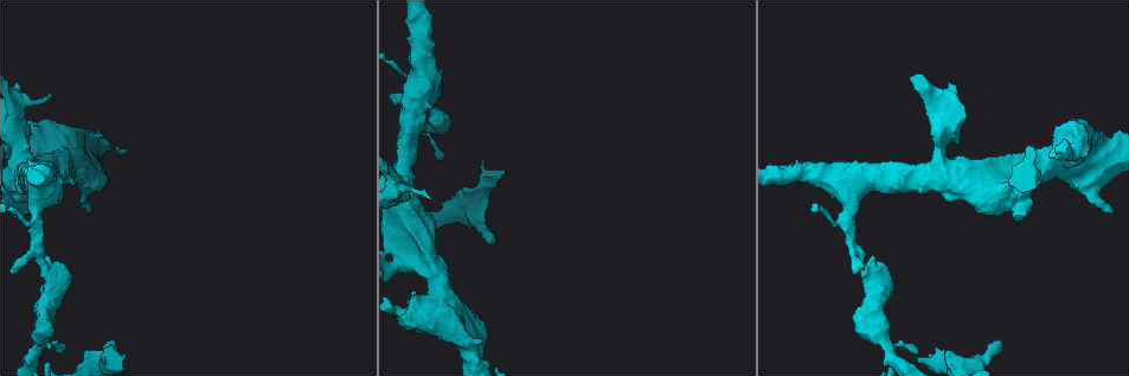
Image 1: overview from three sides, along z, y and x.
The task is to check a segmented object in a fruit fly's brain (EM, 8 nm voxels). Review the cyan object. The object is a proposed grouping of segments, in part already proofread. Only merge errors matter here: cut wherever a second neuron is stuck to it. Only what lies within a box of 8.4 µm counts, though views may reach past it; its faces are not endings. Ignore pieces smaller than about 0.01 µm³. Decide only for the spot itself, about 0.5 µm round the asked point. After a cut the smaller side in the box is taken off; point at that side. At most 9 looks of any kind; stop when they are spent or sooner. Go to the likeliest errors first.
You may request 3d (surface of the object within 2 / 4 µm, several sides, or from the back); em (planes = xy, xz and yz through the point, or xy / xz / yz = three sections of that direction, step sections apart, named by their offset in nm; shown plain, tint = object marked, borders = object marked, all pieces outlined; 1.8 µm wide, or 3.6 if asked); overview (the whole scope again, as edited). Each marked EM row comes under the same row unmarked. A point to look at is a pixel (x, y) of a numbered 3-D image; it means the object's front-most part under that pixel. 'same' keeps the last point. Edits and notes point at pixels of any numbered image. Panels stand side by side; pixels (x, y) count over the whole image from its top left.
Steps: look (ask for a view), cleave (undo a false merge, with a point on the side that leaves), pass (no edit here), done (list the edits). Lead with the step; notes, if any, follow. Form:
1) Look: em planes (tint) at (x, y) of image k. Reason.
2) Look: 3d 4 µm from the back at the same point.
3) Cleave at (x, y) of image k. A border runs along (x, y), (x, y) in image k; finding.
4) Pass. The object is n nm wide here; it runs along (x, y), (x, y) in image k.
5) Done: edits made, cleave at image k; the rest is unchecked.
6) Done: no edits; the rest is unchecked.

Look: em planes (tint) at (487, 232) of image 1. Thick turns thin.

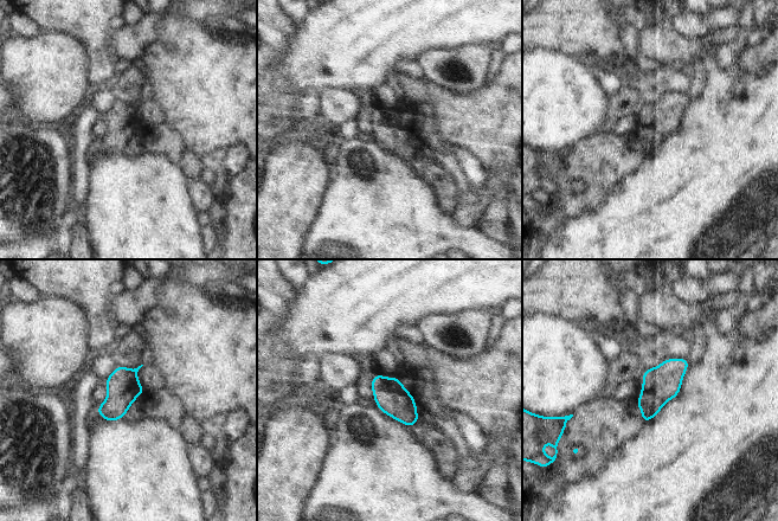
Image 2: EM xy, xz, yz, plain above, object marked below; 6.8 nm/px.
Pass. Continuous, no second neuron.

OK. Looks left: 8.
Look: em 3.6 µm planes (tint) at (20, 159) of image 1. Calibre changes.

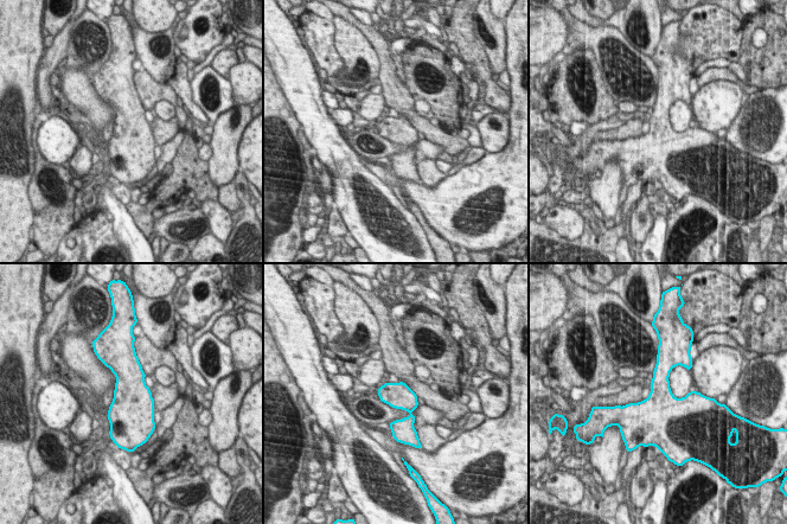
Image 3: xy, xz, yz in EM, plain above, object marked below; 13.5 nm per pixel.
Pass. Continuous, no second neuron.

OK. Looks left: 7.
Look: em 3.6 µm planes (tint) at (1101, 137) of image 1. Abrupt turn.

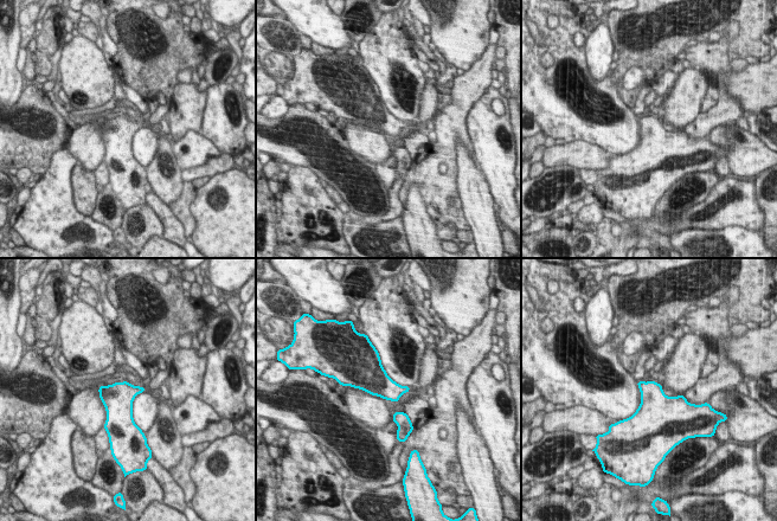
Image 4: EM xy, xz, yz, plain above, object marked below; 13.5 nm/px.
Pass. All the same neuron.

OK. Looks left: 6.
Look: 3d 2 µm from the back at (853, 249) of image 1. Branch point.

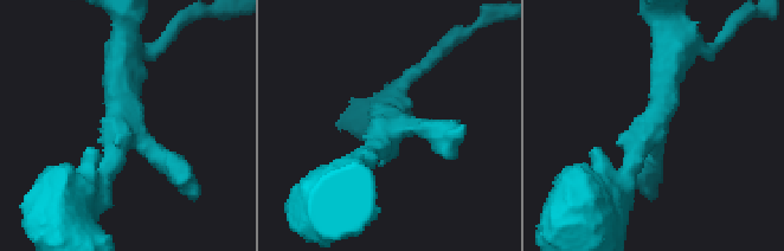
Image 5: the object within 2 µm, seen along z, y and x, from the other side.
Look: em yz step 4 (tint) at (117, 127) of image 5. Shape alone is not enough.

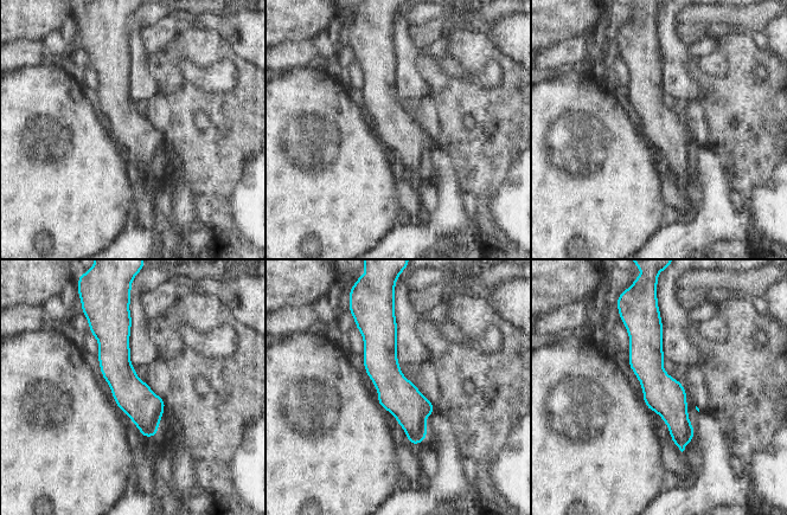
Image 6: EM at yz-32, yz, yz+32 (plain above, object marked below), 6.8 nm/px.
Look: em planes (tint) at the same point.

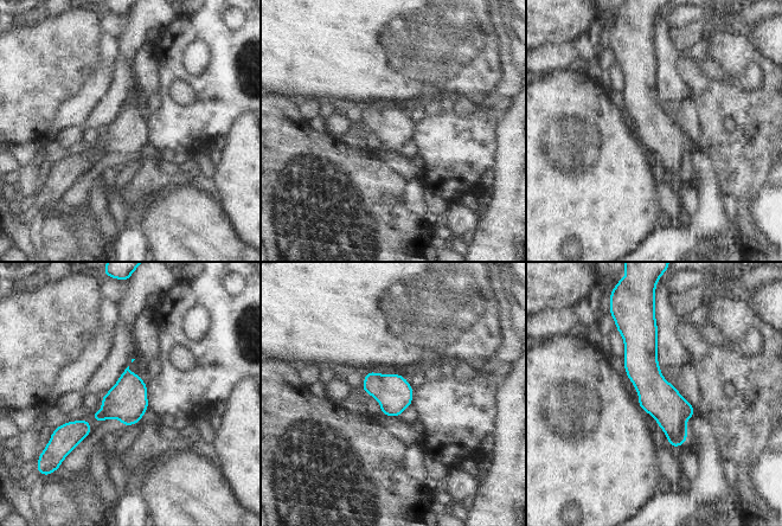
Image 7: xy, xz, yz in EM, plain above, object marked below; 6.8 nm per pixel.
Pass. It runs along (653, 324), (647, 379), (677, 443) in image 7; all the same neuron.

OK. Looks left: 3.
Done: no edits; the rest is unchecked.

